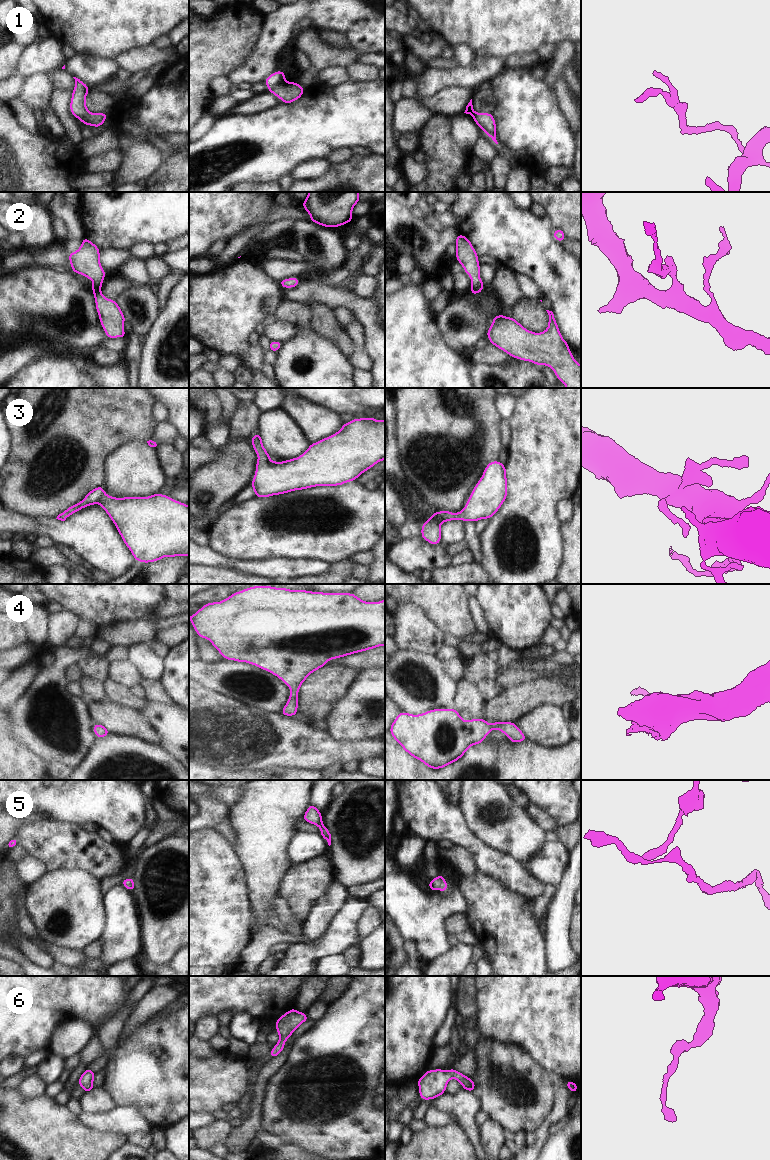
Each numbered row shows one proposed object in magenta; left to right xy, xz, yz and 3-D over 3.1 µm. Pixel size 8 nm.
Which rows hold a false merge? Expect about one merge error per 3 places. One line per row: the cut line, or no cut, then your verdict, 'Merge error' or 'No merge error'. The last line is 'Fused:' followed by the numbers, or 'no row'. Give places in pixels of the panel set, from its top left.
1: No split. No merge error
2: No split. No merge error
3: No split. No merge error
4: No split. No merge error
5: No split. No merge error
6: No split. No merge error
Fused: no row

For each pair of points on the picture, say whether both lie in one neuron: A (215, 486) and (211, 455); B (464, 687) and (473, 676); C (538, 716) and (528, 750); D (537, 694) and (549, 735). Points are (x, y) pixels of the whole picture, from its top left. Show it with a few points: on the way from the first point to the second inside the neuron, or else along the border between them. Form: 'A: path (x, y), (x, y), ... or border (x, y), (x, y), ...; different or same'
A: border (217, 448), (218, 455), (199, 470); different
B: border (464, 679), (475, 684); different
C: border (527, 739), (553, 749); different
D: border (562, 706), (538, 704), (520, 717); different

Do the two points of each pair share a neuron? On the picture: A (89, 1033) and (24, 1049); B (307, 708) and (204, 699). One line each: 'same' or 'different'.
A: different
B: different

